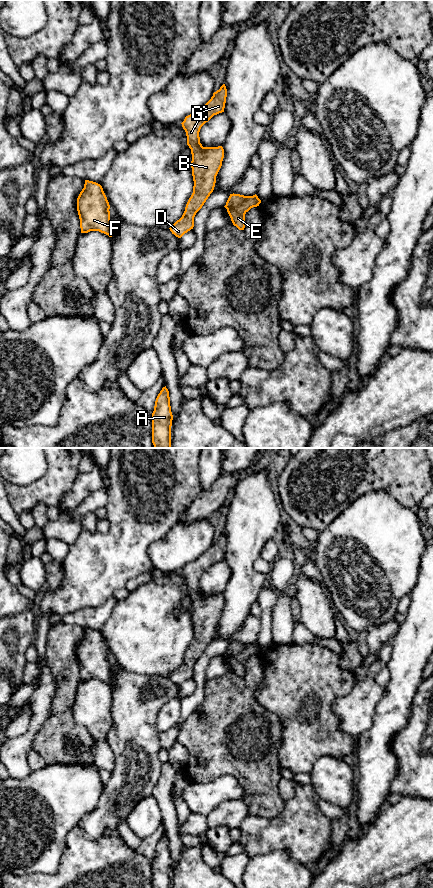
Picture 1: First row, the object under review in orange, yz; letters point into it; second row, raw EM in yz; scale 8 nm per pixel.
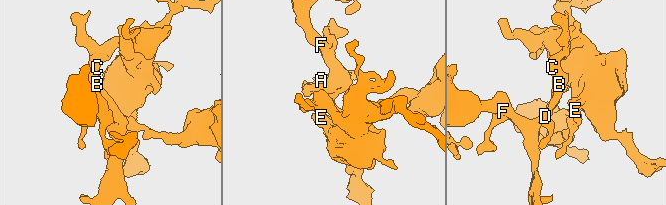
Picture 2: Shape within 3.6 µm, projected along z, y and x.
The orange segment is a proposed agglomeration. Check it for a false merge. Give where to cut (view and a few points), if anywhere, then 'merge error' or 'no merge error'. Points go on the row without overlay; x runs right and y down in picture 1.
cut yz (248, 644), (234, 655), (226, 653); merge error

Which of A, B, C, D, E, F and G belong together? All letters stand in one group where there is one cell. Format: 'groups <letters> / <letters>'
groups A B C D F G / E

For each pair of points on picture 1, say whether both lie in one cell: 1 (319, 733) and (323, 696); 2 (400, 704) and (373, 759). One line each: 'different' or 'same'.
1: same
2: same

